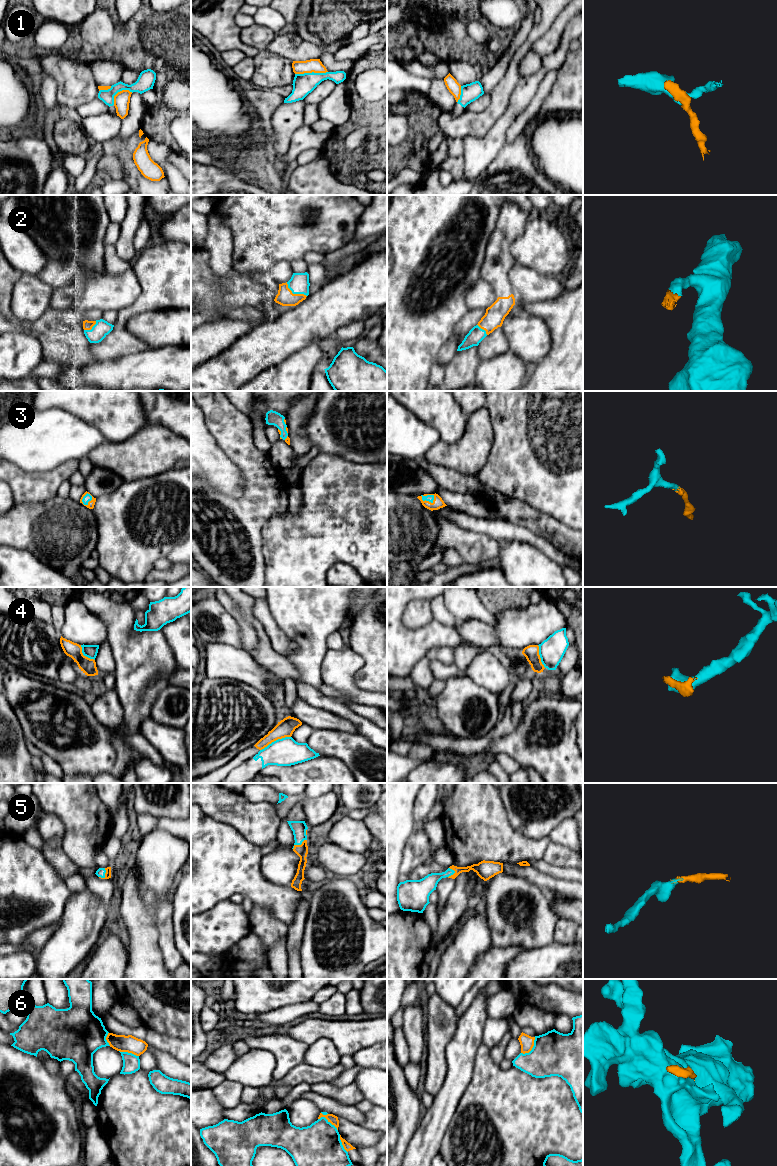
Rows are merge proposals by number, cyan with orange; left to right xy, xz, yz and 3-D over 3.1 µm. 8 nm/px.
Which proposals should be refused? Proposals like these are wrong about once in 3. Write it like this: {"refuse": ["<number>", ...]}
{"refuse": ["1", "4", "6"]}

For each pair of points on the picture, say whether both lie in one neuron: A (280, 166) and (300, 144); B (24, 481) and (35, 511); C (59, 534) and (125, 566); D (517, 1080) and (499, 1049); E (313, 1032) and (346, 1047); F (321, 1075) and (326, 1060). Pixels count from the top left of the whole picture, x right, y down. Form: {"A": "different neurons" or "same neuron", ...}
{"A": "same neuron", "B": "different neurons", "C": "different neurons", "D": "different neurons", "E": "same neuron", "F": "different neurons"}

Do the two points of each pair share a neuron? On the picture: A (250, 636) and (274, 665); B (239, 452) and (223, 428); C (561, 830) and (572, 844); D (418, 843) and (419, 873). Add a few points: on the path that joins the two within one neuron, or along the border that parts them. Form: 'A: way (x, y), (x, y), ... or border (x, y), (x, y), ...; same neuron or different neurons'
A: border (249, 624), (257, 636), (257, 649), (253, 656); different neurons
B: way (239, 446), (229, 434); same neuron
C: way (564, 833), (571, 841); same neuron
D: border (429, 860), (418, 865), (409, 874); different neurons

